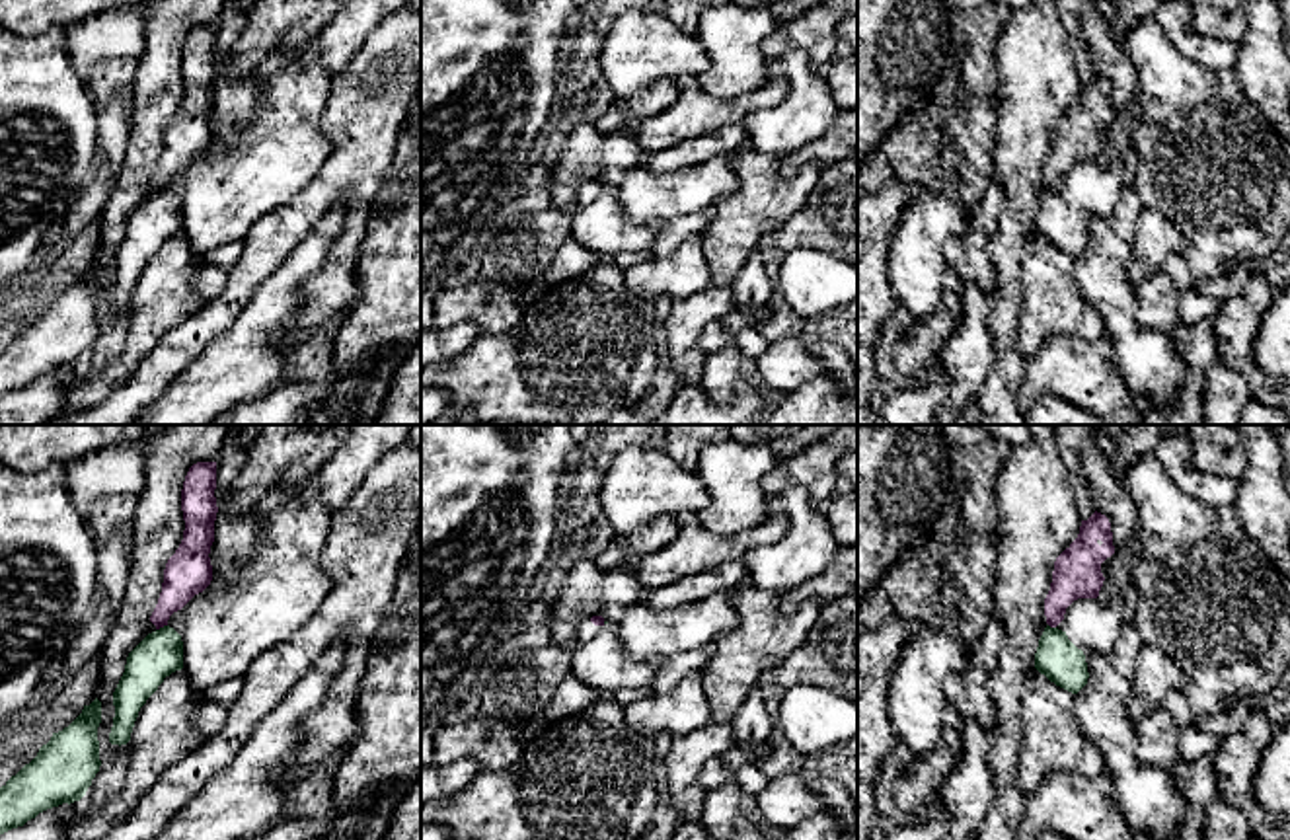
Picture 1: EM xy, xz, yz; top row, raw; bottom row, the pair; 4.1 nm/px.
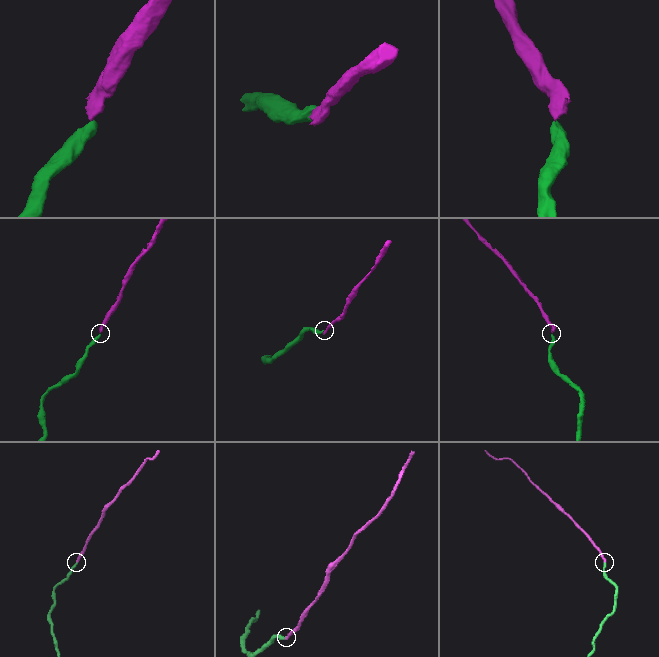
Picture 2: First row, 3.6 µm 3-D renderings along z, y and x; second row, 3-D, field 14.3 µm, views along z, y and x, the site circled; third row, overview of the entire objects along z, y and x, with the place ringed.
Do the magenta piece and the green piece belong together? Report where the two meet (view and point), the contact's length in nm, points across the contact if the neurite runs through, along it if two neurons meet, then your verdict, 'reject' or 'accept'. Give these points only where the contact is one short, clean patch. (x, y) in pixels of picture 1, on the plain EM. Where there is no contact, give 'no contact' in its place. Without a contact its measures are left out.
meets magenta in xy at (160, 190); contact 50 nm long; border along xy (166, 188), (156, 193); reject

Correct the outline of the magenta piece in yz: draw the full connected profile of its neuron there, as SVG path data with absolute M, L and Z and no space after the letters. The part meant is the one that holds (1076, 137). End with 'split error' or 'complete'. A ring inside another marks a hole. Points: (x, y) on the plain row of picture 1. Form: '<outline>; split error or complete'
M1093 76L1081 84L1078 101L1056 121L1044 179L1056 191L1078 162L1097 162L1115 117L1111 86Z; split error

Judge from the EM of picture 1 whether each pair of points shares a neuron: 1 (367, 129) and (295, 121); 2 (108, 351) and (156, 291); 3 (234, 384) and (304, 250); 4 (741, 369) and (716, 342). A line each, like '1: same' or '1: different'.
1: different
2: different
3: same
4: different

